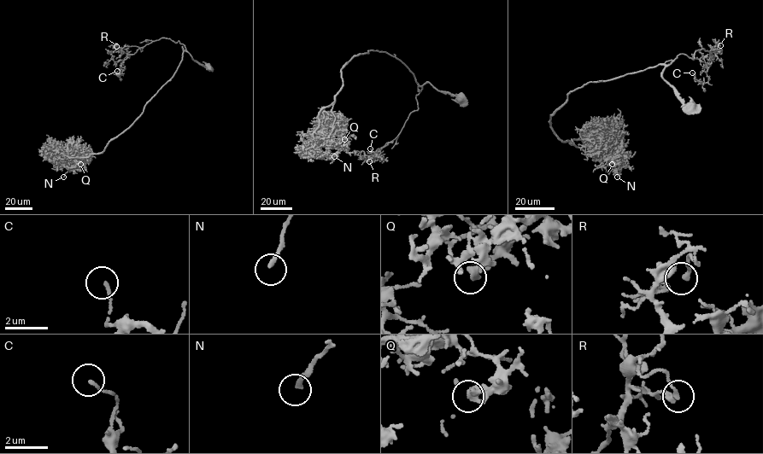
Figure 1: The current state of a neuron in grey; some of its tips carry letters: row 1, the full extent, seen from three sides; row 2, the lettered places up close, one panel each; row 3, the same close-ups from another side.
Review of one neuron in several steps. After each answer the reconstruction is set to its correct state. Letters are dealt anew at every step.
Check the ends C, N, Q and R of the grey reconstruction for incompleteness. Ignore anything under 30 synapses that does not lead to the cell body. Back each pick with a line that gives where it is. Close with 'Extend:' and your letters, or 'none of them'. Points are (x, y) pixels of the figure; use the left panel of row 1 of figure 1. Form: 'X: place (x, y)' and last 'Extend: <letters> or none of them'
Extend: none of them

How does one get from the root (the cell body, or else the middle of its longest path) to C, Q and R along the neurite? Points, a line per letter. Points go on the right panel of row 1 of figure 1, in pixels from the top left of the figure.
C: (689, 108), (662, 75), (679, 54), (693, 59), (696, 50), (709, 51), (707, 82), (695, 81), (692, 72)
Q: (689, 108), (662, 76), (663, 65), (571, 91), (550, 115), (553, 131), (612, 164)
R: (689, 108), (662, 78), (664, 69), (679, 54), (693, 59), (702, 48), (711, 55), (717, 42), (720, 45)

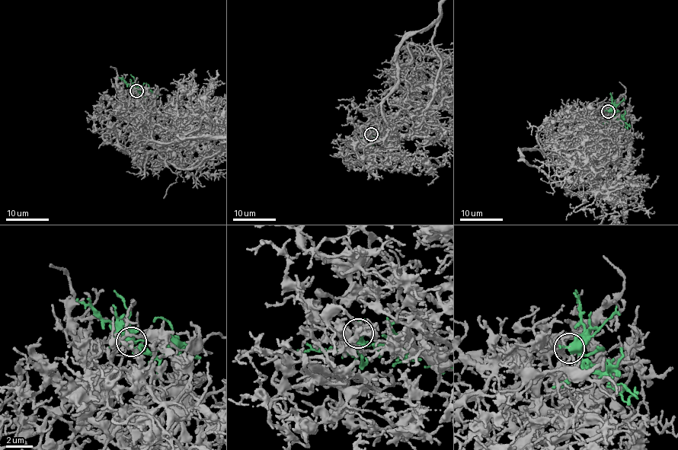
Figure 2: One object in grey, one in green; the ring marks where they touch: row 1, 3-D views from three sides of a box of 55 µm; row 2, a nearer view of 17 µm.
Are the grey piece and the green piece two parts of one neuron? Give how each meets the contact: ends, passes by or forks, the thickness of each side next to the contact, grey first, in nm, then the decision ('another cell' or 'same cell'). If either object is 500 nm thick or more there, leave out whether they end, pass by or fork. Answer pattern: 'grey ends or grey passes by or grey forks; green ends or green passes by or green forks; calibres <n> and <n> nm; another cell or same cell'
grey passes by; green forks; calibres 100 and 380 nm; same cell

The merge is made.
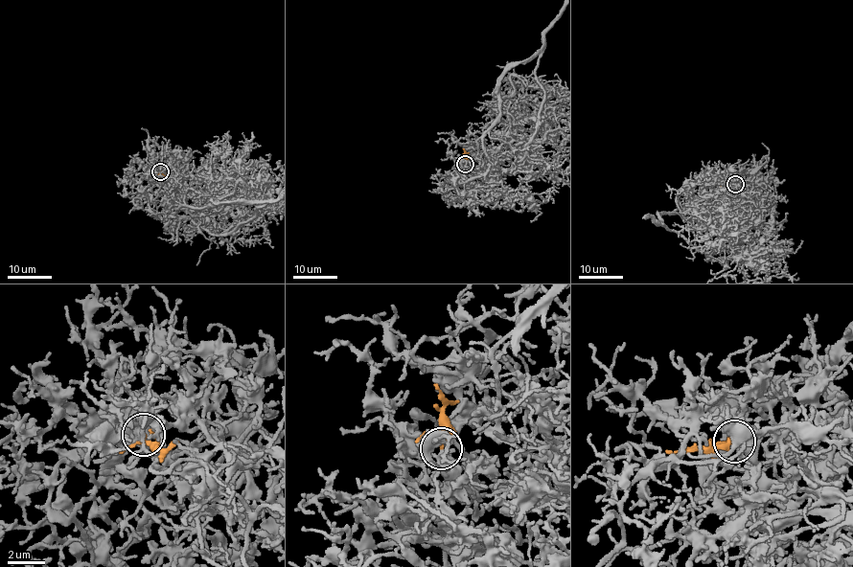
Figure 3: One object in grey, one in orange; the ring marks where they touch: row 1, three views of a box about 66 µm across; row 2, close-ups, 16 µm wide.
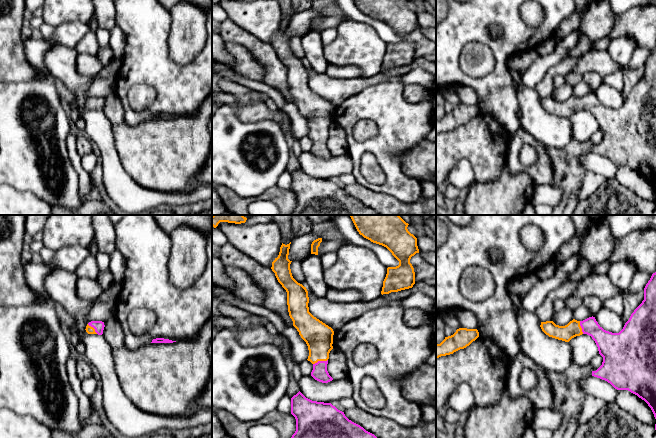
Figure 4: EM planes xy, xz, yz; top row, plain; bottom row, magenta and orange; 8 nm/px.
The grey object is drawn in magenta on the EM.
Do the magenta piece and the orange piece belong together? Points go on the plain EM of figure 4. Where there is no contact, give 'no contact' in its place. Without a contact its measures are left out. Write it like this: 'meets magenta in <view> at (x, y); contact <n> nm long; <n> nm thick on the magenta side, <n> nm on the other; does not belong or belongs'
meets magenta in xz at (320, 137); contact 130 nm long; 120 nm thick on the magenta side, 220 nm on the other; belongs

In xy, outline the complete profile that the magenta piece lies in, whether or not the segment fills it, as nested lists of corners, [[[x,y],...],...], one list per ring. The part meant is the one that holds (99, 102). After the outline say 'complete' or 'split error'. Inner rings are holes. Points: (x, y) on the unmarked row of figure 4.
[[[91,97],[86,102],[86,108],[88,110],[98,110],[102,111],[104,106],[104,98],[102,97]]] | split error

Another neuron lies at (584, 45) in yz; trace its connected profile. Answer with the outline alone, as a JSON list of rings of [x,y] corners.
[[[585,34],[581,35],[575,47],[573,47],[567,54],[566,58],[580,57],[585,53],[593,50],[594,40],[589,39]]]

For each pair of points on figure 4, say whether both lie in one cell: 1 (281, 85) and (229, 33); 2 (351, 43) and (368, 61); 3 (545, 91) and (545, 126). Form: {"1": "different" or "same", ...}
{"1": "same", "2": "same", "3": "different"}

